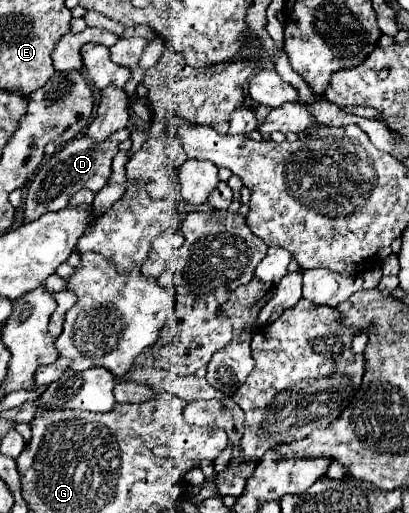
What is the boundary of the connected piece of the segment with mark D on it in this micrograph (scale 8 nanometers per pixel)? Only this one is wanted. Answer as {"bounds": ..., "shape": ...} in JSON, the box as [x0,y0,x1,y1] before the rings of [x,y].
{"bounds":[24,129,130,221],"shape":[[[120,129],[116,133],[112,133],[112,137],[108,137],[108,141],[88,141],[88,137],[80,135],[72,141],[68,141],[62,149],[58,149],[52,157],[48,157],[38,173],[34,175],[32,183],[28,185],[26,191],[26,201],[24,201],[24,219],[26,221],[34,221],[40,215],[48,213],[48,211],[60,211],[64,207],[68,207],[68,195],[76,193],[78,189],[90,189],[90,191],[98,191],[106,185],[106,181],[112,175],[112,159],[118,153],[118,145],[122,141],[126,141],[130,137],[128,129]]]}

